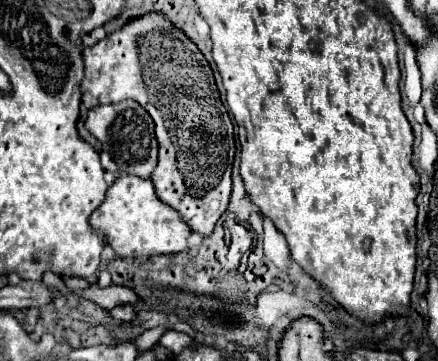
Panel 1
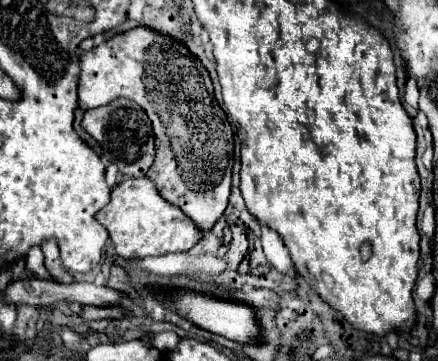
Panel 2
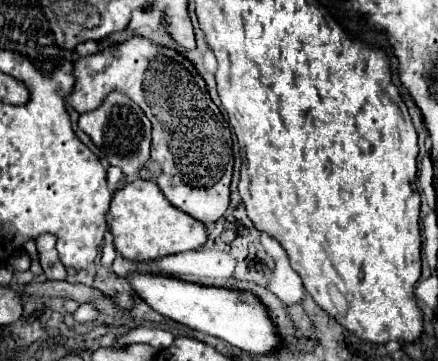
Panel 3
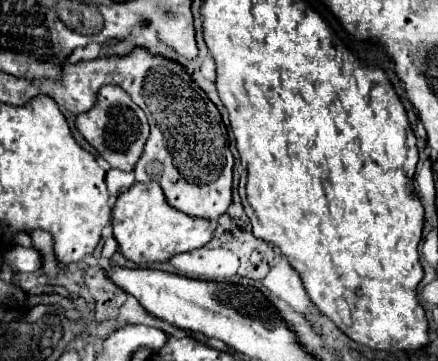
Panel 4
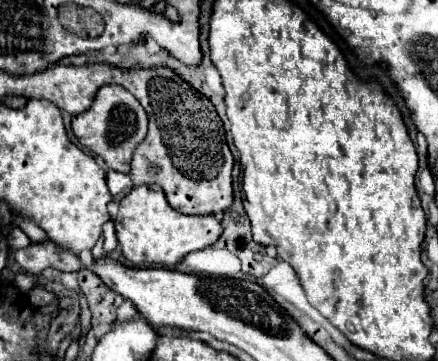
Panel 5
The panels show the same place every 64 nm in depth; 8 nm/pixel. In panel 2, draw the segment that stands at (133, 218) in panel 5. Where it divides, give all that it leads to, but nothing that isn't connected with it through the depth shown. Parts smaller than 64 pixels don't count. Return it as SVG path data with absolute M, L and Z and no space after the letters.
M124 178L112 188L110 204L104 206L96 218L108 230L116 254L126 260L186 252L202 240L200 228L180 208L168 204L150 178Z

